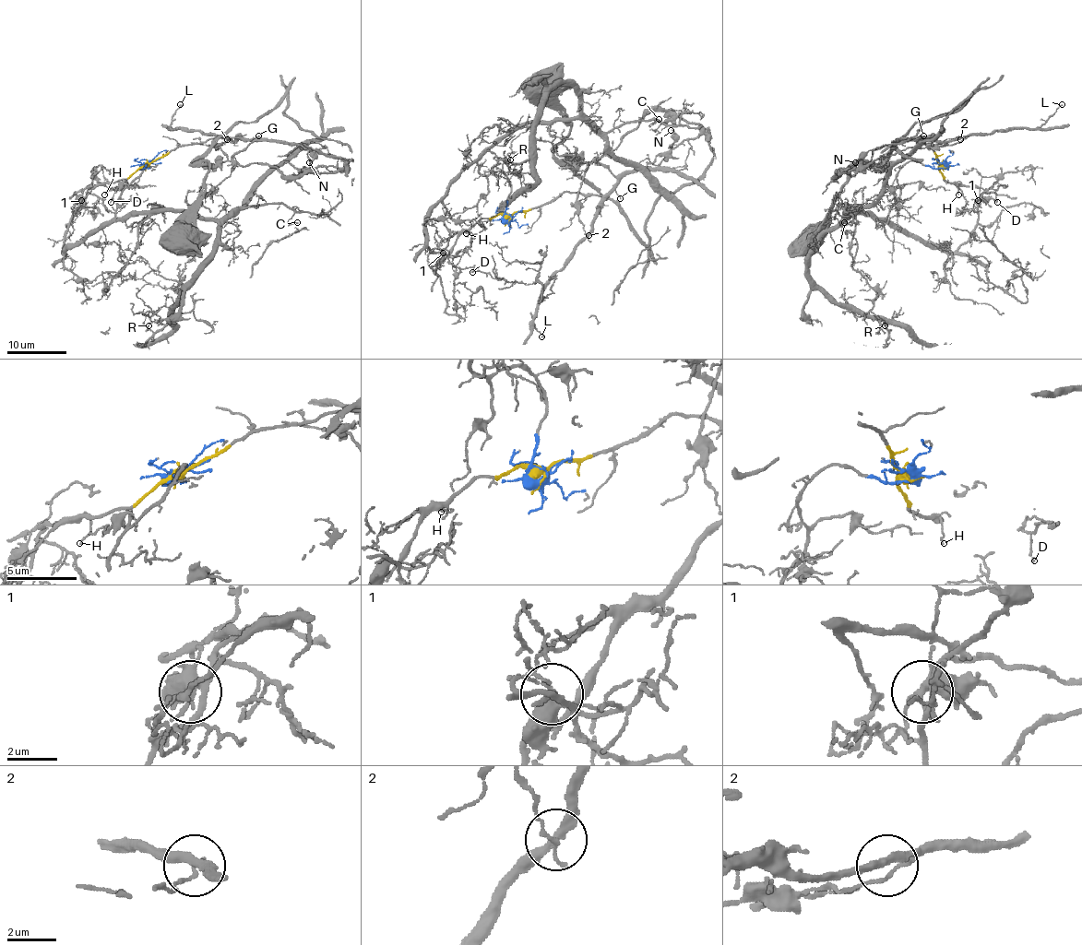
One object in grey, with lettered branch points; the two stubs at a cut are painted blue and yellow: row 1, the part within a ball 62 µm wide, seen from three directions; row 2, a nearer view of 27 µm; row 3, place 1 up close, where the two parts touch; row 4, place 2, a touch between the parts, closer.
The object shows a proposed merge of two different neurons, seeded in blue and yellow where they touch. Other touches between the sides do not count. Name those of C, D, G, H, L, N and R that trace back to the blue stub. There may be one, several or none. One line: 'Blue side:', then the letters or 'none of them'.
Blue side: C, D, R

